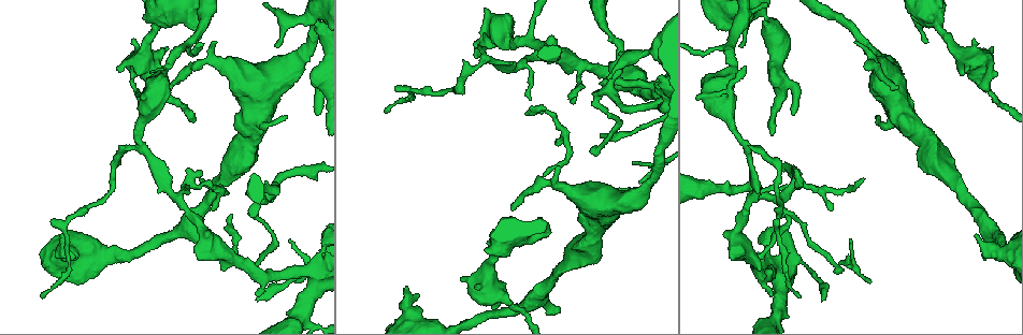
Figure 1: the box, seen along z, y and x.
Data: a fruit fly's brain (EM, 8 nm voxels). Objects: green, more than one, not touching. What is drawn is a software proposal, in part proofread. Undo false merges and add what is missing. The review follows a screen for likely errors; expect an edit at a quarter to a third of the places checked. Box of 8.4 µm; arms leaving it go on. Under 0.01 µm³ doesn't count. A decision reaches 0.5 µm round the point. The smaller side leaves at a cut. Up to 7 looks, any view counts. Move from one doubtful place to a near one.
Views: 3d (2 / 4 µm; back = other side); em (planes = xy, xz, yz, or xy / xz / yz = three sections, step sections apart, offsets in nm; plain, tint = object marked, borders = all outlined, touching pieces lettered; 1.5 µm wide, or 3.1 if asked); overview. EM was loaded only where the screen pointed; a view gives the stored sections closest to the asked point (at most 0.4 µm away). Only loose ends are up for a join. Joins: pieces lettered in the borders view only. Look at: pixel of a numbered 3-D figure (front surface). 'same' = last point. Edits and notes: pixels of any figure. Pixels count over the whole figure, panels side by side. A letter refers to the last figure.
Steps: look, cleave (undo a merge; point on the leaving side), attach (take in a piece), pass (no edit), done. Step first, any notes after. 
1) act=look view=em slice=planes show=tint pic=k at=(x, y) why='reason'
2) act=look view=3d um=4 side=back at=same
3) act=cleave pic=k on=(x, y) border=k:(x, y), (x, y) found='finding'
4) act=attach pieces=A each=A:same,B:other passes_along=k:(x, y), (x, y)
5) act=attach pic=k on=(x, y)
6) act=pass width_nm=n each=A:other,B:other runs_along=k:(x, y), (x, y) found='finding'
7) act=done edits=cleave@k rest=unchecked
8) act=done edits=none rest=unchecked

act=look view=3d um=4 pic=1 at=(168, 46) why='thick end'

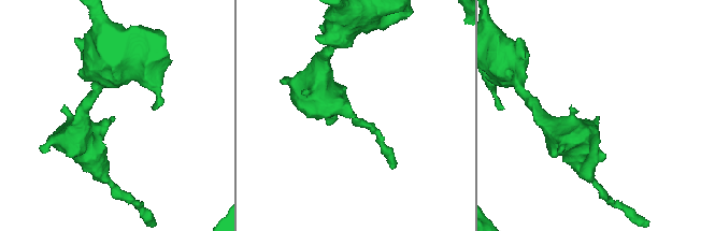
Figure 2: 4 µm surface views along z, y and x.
act=look view=em slice=planes show=plain pic=2 at=(114, 118) why='need the tissue'

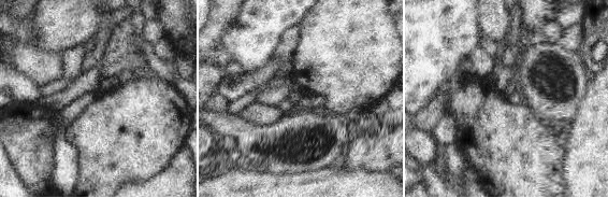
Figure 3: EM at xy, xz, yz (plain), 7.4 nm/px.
act=look view=em slice=planes show=borders at=same why='see the neighbours'

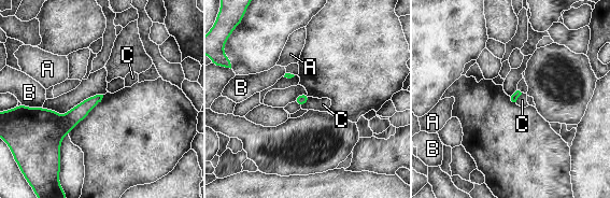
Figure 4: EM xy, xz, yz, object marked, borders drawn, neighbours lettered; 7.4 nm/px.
act=pass each=A:other,B:other,C:other border=4:(310, 96), (300, 107) found='no lettered piece goes on from it'

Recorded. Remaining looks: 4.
act=look view=3d um=2 pic=1 at=(739, 46) why='free end'

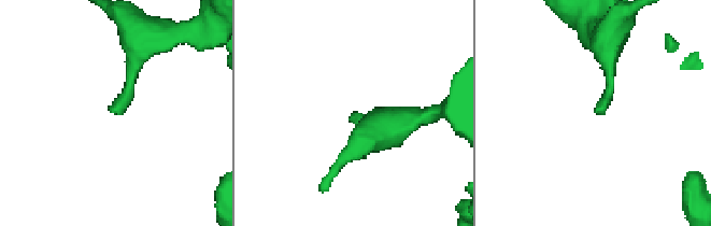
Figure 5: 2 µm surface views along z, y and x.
act=look view=em slice=planes show=borders pic=5 at=(112, 110)

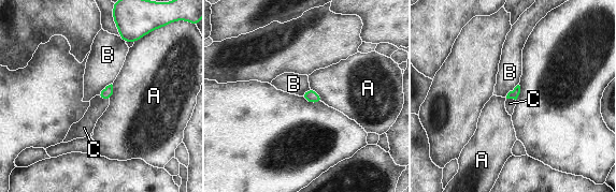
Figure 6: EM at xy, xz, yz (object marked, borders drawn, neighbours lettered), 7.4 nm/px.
act=attach pieces=C longest_contact=B:150nm each=A:other,B:other,C:same passes_along=6:(106, 93), (103, 99), (85, 127) found='it goes on there'

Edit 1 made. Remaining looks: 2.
act=done edits=attach@6 rest=unchecked

